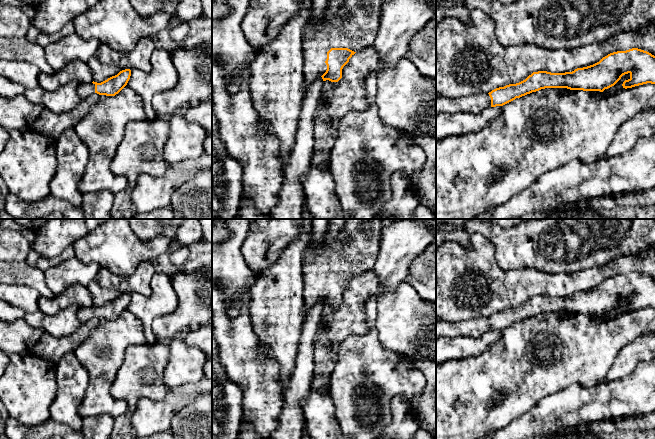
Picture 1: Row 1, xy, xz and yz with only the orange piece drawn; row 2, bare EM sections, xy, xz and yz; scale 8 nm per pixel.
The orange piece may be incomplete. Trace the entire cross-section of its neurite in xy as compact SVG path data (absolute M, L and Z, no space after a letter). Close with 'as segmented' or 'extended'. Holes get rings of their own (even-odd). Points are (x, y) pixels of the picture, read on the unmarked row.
M125 293L101 307L94 305L92 307L78 307L77 318L81 323L91 320L94 317L115 320L127 309L130 300L131 294Z; extended

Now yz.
M632 272L610 277L599 286L577 292L572 296L533 296L519 307L499 311L489 317L455 322L438 321L436 339L439 337L479 339L490 331L503 330L516 322L545 312L603 316L628 297L630 302L622 308L625 313L647 307L655 308L655 280L647 275Z; extended

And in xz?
M346 219L343 230L331 243L324 236L316 247L307 247L303 259L304 315L318 301L323 305L338 306L349 283L356 276L373 270L385 224L386 219Z; extended

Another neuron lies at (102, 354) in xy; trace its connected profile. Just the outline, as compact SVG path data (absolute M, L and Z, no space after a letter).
M127 309L115 320L100 319L98 325L90 332L86 340L74 351L74 354L89 375L89 384L85 397L78 407L81 418L108 414L113 418L129 412L125 400L118 400L110 393L110 388L121 368L126 349L131 345L146 343L144 326L135 315Z

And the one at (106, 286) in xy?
M151 261L140 263L130 276L119 276L105 268L100 268L86 287L93 298L94 306L101 307L125 293L149 296L150 282L155 273Z

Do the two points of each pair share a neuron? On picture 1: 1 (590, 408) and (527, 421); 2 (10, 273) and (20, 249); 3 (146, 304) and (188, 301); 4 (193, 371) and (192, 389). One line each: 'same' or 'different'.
1: same
2: different
3: different
4: different

